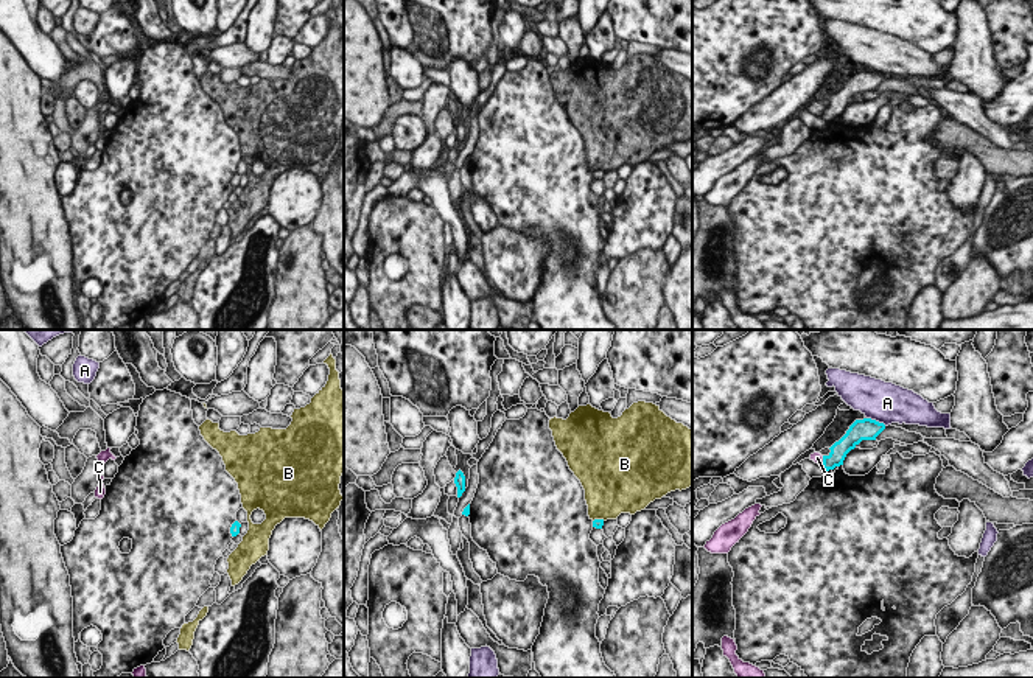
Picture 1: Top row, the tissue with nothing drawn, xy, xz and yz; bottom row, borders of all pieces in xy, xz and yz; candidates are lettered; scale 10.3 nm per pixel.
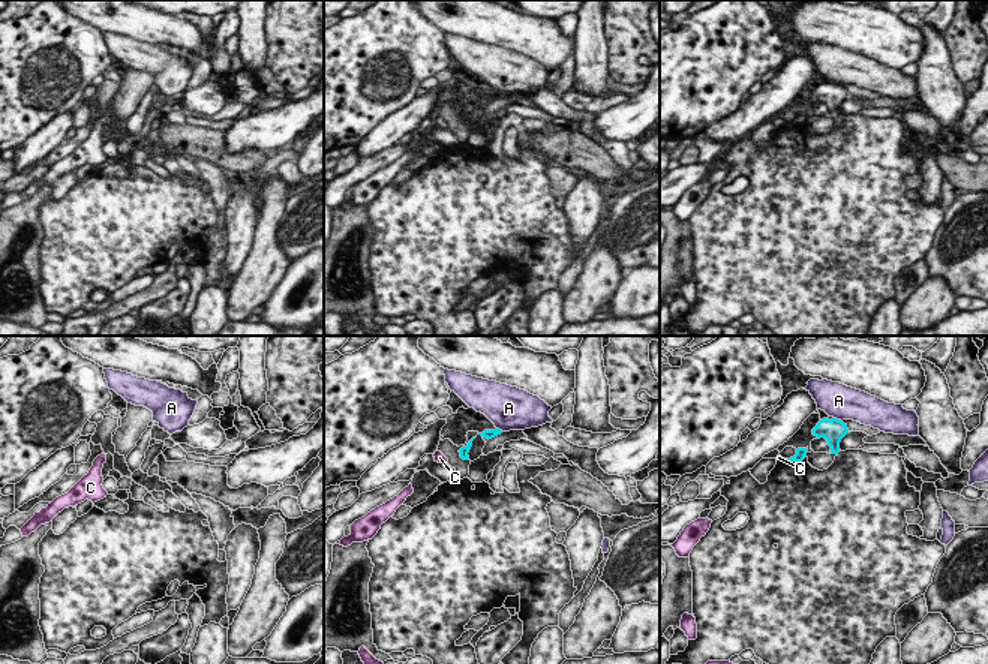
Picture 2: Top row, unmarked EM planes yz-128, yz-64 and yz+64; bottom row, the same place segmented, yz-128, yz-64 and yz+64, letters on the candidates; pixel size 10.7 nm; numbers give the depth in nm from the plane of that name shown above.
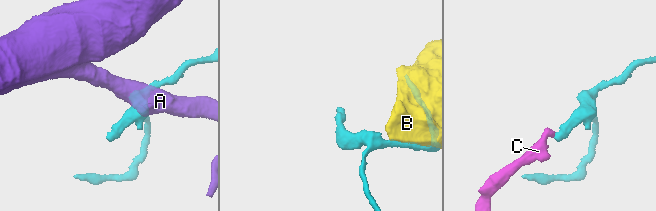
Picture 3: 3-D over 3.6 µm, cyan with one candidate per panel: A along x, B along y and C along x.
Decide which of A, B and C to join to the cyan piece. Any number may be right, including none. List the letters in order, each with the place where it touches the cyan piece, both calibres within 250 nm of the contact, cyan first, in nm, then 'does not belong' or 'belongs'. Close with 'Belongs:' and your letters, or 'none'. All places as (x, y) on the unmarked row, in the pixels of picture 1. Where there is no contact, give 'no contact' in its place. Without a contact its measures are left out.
A: yz (876, 73) | 220/420 nm | does not belong
B: xz (598, 171) | 100/440 nm | does not belong
C: yz (823, 112) | 180/120 nm | does not belong
Belongs: none

